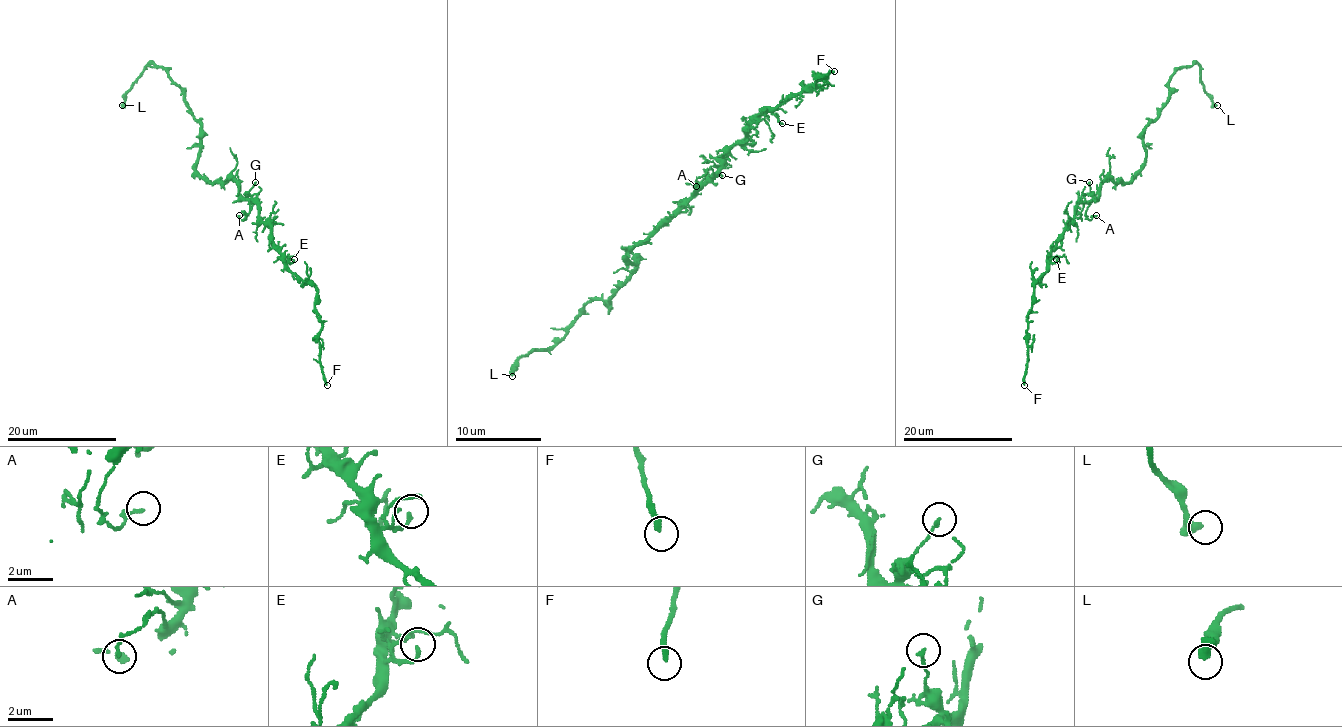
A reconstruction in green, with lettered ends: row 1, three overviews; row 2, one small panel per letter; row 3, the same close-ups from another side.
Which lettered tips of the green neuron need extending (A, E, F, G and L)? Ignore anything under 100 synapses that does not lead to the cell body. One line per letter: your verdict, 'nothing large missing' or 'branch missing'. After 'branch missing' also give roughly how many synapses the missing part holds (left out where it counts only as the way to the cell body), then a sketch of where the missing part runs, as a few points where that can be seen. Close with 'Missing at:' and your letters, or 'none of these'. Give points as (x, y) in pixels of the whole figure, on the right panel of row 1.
A: nothing large missing
E: nothing large missing
F: branch missing
G: nothing large missing
L: nothing large missing
Missing at: F

